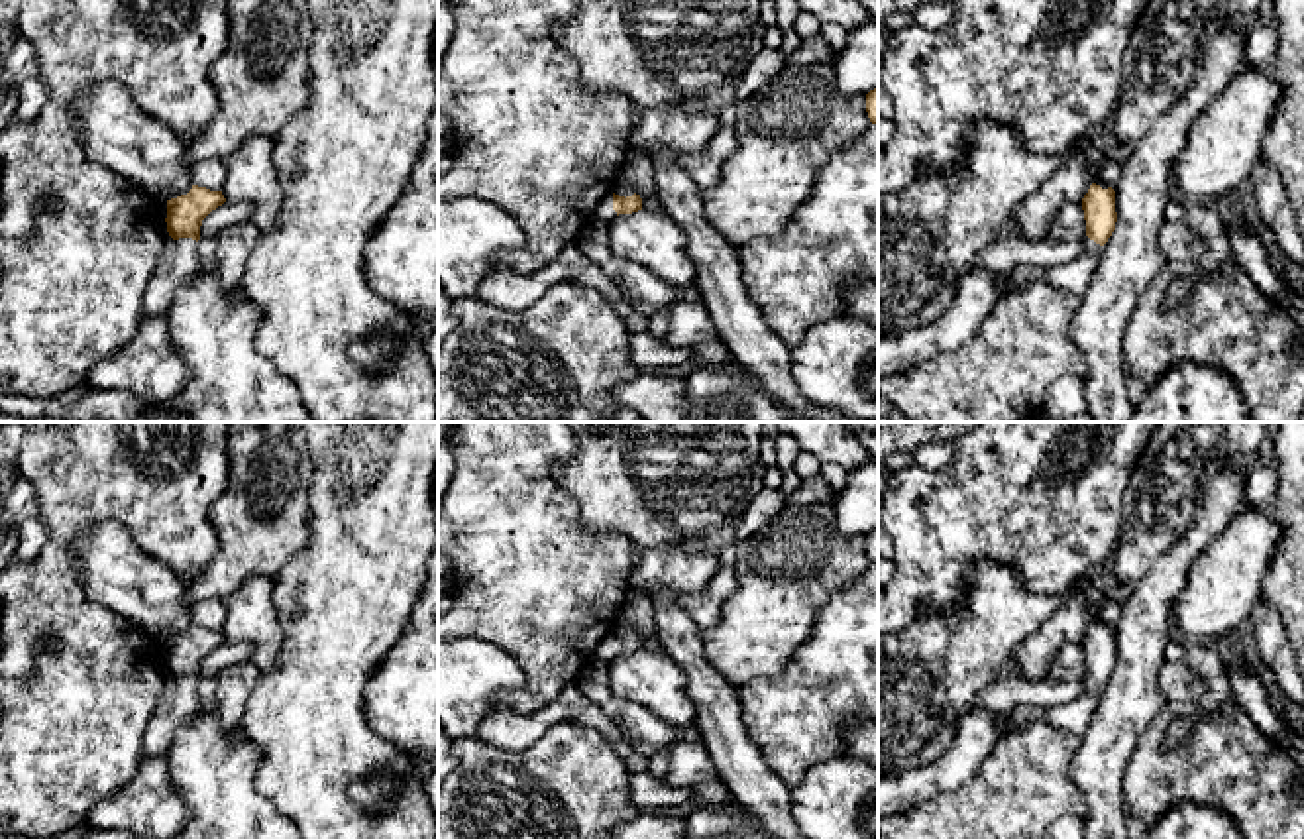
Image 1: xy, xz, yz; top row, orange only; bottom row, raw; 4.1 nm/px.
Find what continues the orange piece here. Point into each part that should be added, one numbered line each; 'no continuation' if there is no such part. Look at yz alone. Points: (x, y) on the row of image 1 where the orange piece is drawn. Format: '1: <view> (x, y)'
1: yz (1075, 276)

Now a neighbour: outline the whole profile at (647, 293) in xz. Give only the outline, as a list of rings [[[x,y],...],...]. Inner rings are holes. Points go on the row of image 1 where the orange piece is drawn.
[[[603,222],[591,224],[581,238],[577,248],[585,257],[599,265],[605,277],[617,283],[630,305],[652,318],[658,310],[674,301],[697,301],[701,299],[701,289],[691,287],[672,287],[650,273],[646,267],[621,259],[611,252],[609,226]]]

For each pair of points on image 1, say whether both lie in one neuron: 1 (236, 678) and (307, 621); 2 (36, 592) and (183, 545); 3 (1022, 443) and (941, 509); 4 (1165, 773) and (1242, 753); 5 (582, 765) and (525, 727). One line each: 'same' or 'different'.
1: different
2: same
3: same
4: same
5: different

